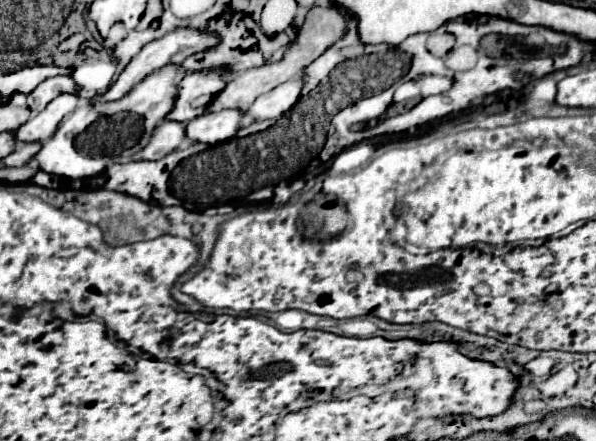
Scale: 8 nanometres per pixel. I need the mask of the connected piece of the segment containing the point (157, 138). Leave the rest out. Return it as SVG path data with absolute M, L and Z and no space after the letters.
M167 121L161 127L157 127L153 131L153 137L149 141L149 145L141 151L141 155L137 159L161 159L173 151L179 149L179 145L187 139L185 135L185 123L177 123L177 121Z

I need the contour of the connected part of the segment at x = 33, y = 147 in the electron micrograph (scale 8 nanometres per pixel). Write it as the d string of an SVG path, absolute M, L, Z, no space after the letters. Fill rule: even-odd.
M21 143L11 155L7 155L7 157L3 159L3 165L5 165L5 167L21 167L21 165L25 165L29 159L33 159L39 149L41 149L41 143Z

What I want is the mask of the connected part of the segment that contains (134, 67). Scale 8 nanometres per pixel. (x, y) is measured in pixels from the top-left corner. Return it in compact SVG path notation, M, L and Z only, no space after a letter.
M181 27L181 29L175 29L171 33L167 33L165 37L161 39L155 39L151 43L147 43L131 61L129 65L125 67L125 71L119 75L119 79L107 89L107 93L103 97L99 97L99 101L115 101L115 99L121 99L125 93L129 93L137 83L141 83L149 73L161 69L163 65L169 65L169 63L183 63L189 55L193 53L201 53L201 51L207 51L211 47L217 47L217 43L221 43L219 35L217 33L209 33L209 31L199 31L199 29L189 29L189 27Z

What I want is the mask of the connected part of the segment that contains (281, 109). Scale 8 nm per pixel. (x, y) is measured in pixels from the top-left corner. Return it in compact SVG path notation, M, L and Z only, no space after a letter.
M303 77L291 79L279 87L275 87L273 91L261 95L245 113L253 115L255 119L277 119L281 115L285 115L301 97L303 91Z

